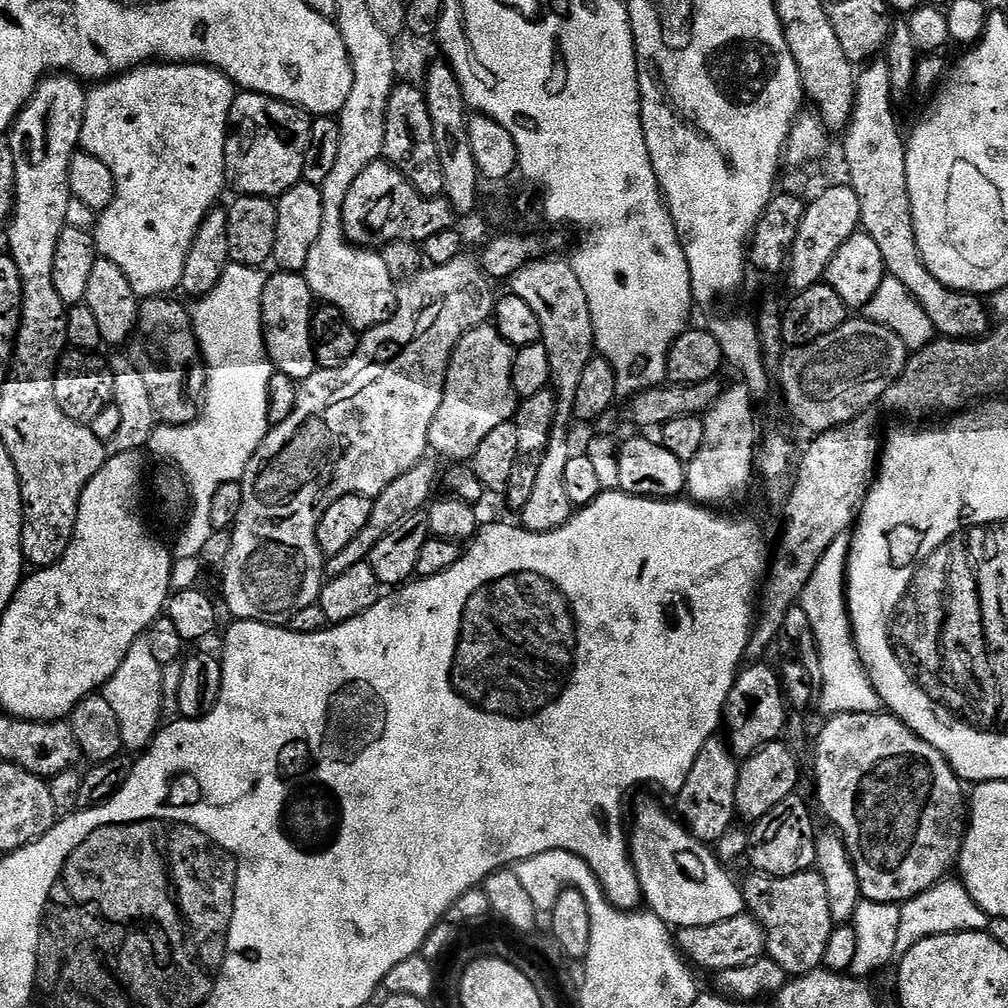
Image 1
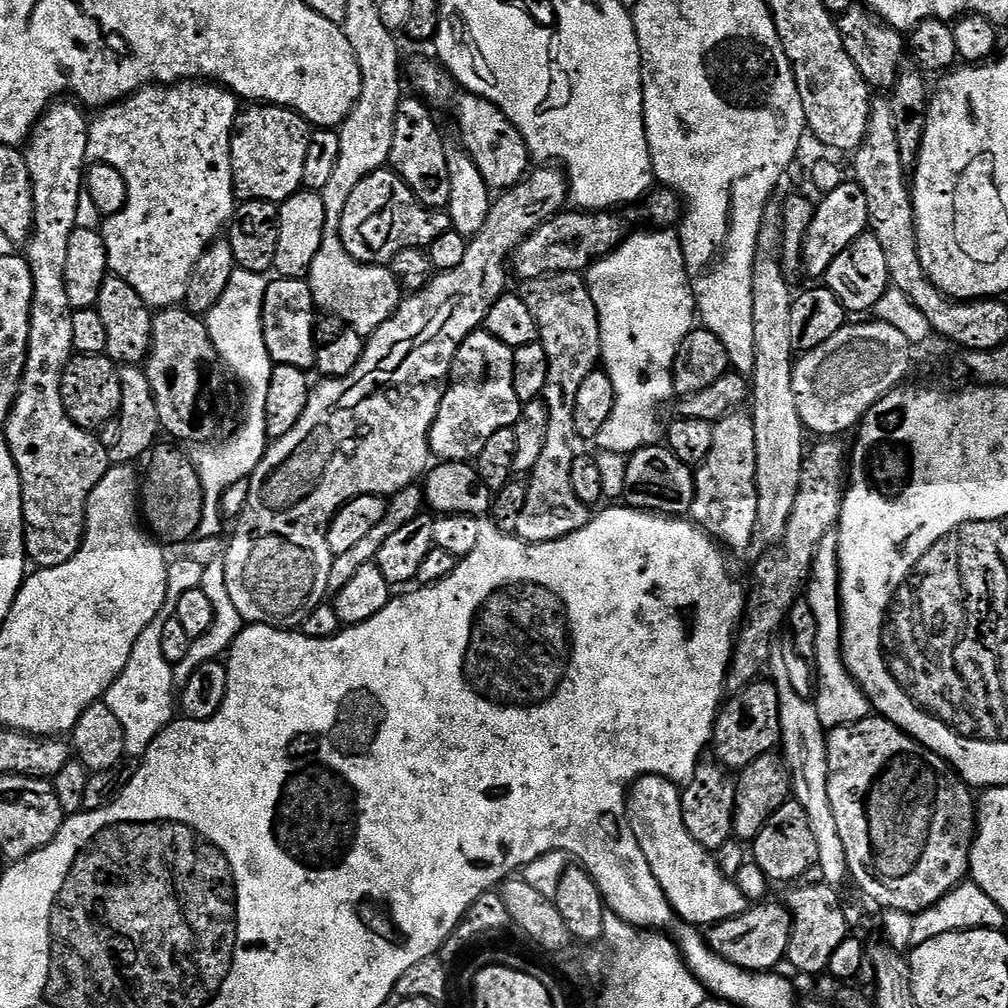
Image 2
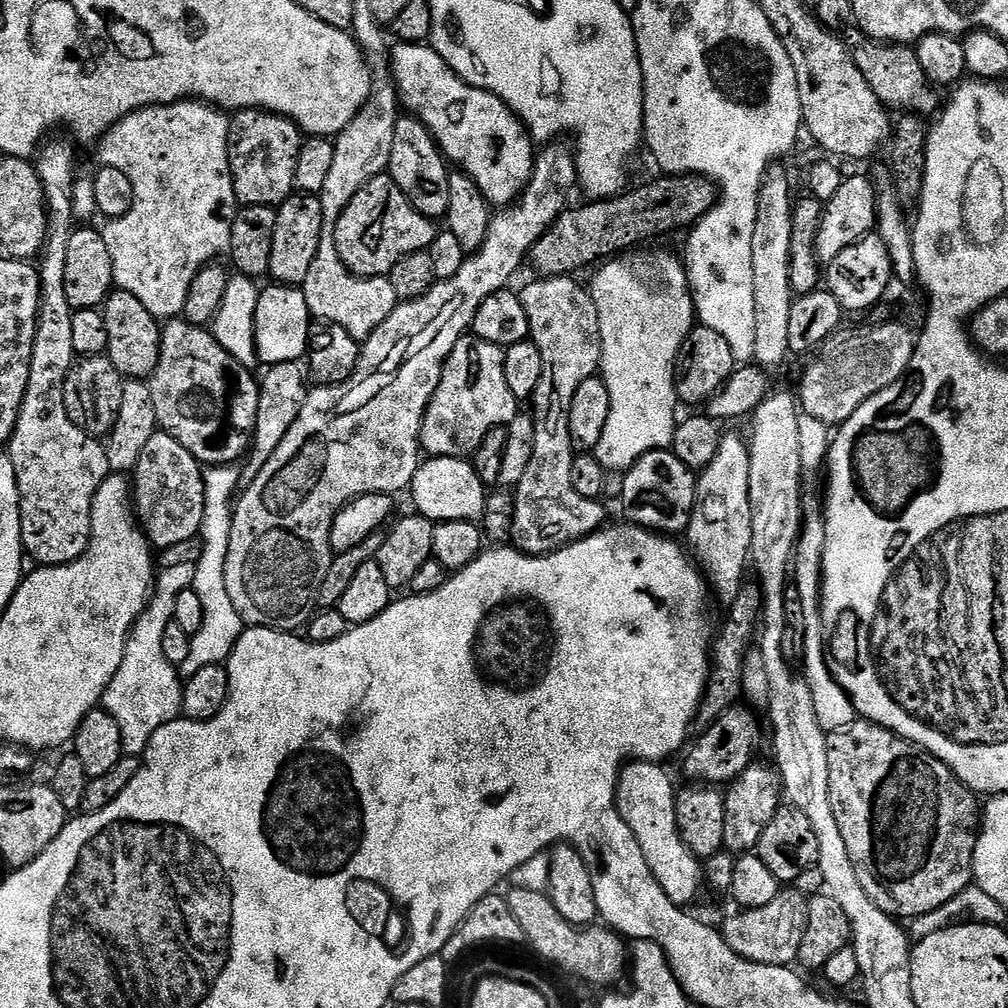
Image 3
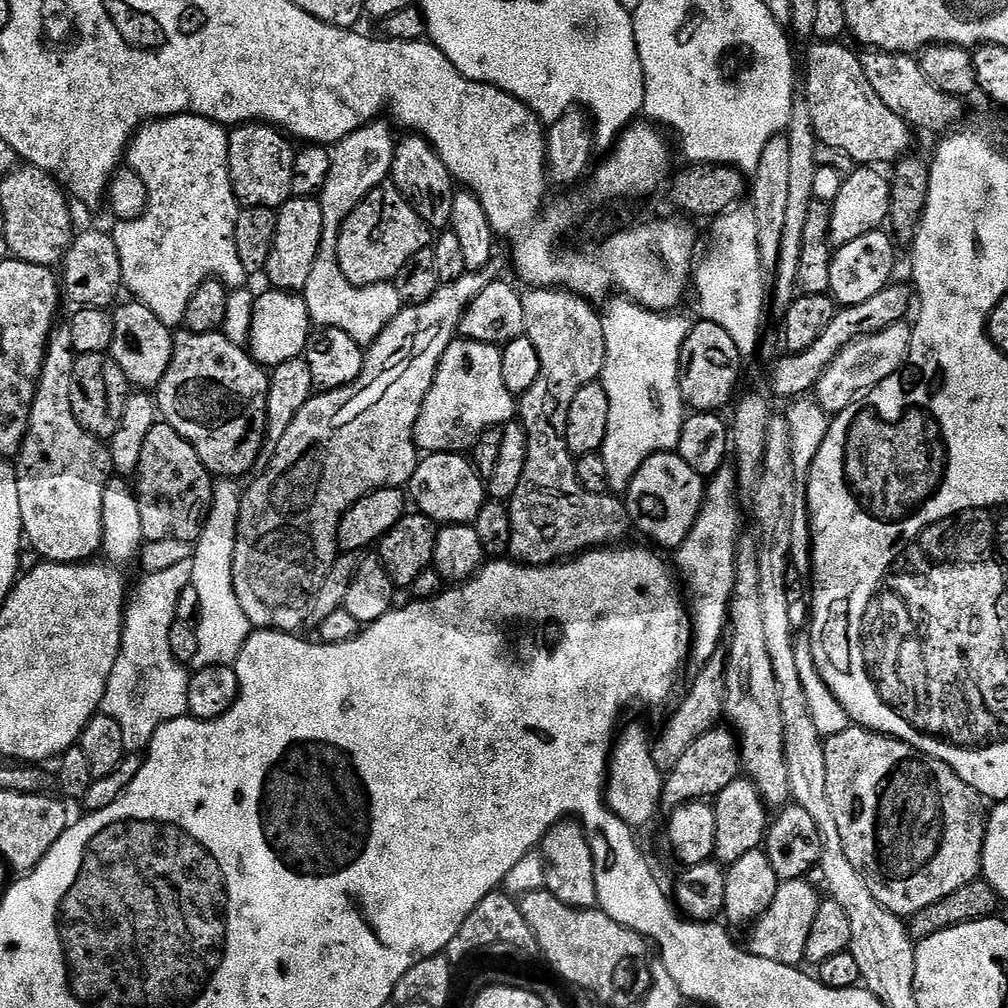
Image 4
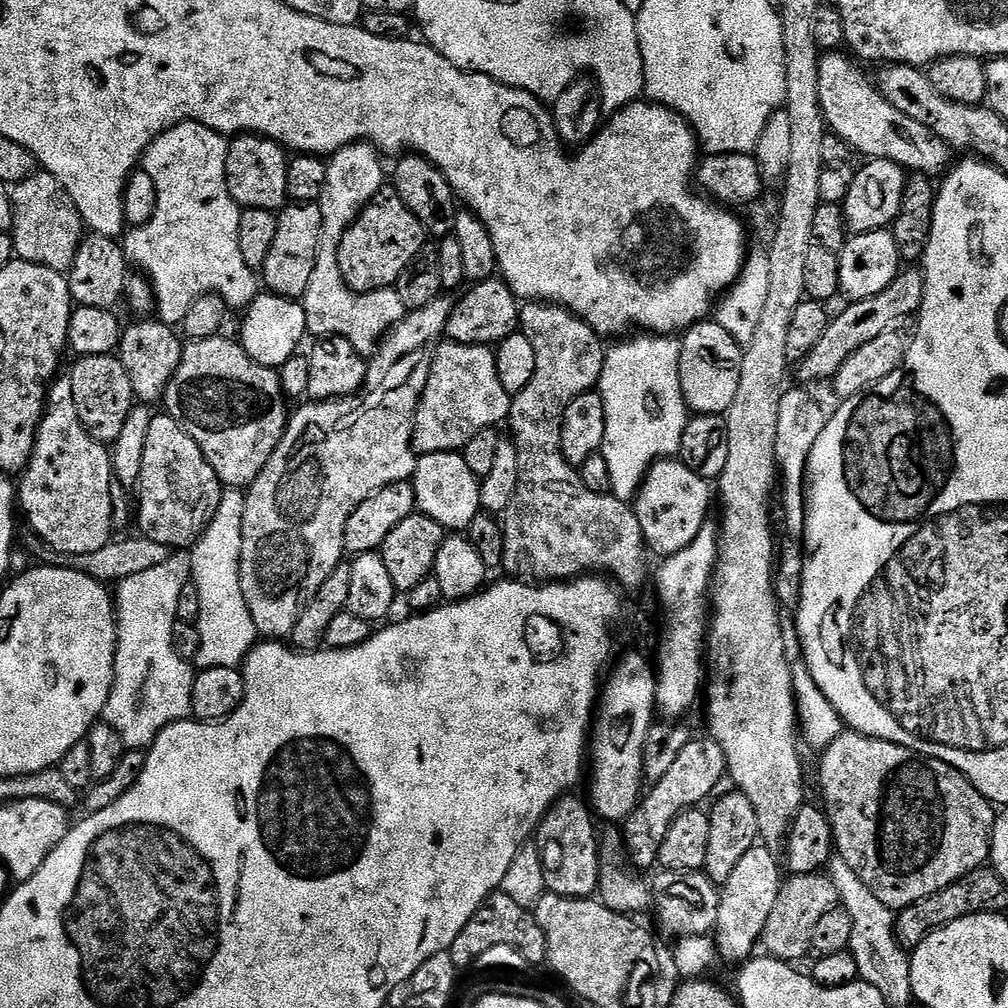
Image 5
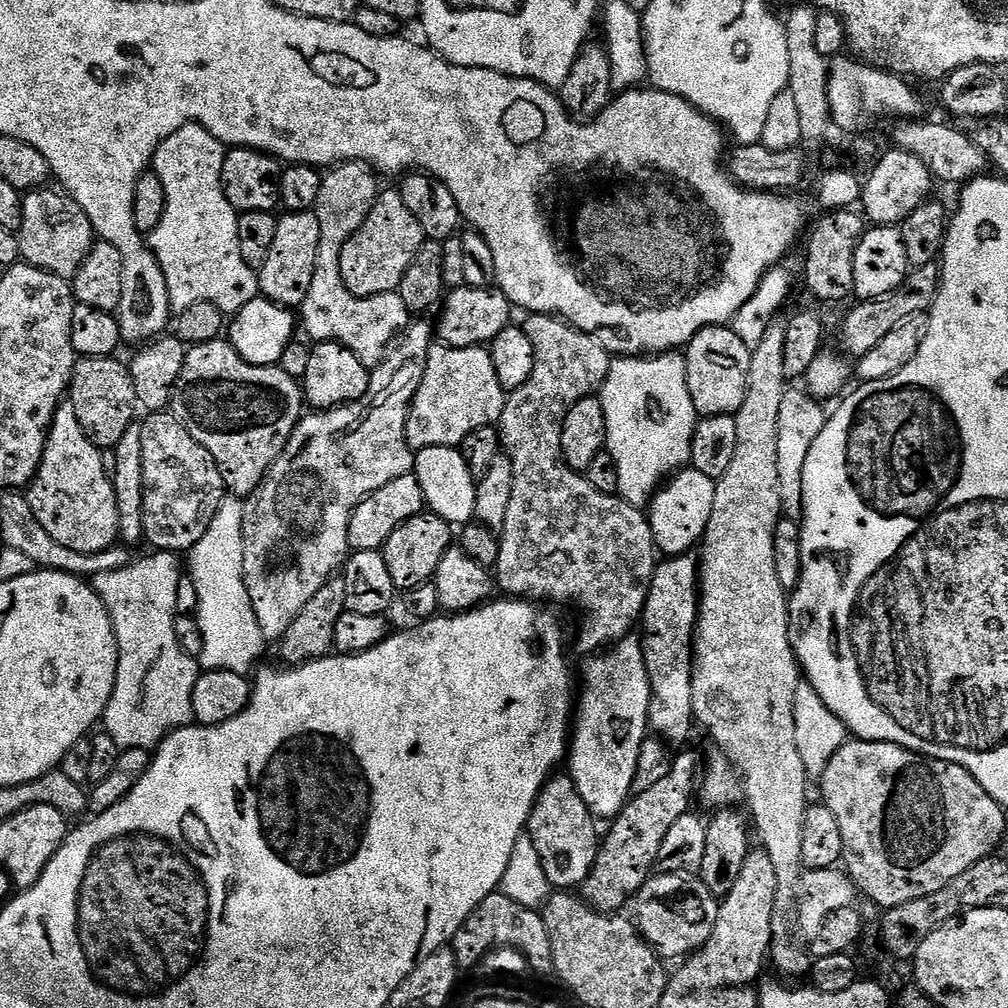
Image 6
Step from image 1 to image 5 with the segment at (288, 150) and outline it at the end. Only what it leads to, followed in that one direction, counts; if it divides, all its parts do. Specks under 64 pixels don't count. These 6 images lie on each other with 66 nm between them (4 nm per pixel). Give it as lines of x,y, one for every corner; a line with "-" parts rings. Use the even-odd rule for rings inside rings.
241,134
235,137
226,154
226,186
230,190
230,198
234,198
241,209
257,208
279,213
289,203
286,190
289,159
283,144
267,140
264,136

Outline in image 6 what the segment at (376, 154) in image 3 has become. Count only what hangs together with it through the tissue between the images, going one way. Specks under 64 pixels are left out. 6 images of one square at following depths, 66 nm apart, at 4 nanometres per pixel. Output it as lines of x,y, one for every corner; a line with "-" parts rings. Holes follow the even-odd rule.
349,162
329,167
323,173
322,190
318,190
318,202
314,209
320,227
318,262
314,270
314,282
310,282
310,294
302,306
302,328
308,331
312,342
333,340
346,346
369,370
379,369
394,341
407,329
410,313
406,302
396,292
381,296
355,296
346,290
340,277
340,251
342,246
366,222
366,214
374,206
378,195
377,173
366,164

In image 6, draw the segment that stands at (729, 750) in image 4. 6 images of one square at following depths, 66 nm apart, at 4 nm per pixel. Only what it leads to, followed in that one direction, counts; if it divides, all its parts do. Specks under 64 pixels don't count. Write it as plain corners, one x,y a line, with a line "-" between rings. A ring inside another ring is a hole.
684,750
673,759
670,774
662,778
650,790
635,793
624,805
620,815
611,821
608,837
603,837
600,852
592,867
591,874
582,885
583,899
598,912
616,914
631,896
635,897
653,875
658,850
670,826
678,818
689,815
692,795
698,792
698,772
700,756
696,752

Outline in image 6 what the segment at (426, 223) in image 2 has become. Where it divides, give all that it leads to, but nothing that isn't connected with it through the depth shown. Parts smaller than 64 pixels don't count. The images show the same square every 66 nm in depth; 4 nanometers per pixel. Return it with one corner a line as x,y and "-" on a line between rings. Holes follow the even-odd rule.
381,191
377,195
366,222
342,246
340,251
340,277
355,296
381,296
396,292
402,282
402,274
414,262
414,254
424,245
426,237
418,218
410,214
406,202
402,202
399,191

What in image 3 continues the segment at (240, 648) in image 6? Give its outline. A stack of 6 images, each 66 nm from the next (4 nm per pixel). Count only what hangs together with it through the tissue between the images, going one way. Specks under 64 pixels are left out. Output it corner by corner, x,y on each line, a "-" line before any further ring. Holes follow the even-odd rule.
212,466
204,473
206,510
199,535
204,542
204,549
202,558
196,563
196,573
191,587
202,602
202,626
197,633
191,635
192,645
186,662
178,665
178,671
184,678
197,674
203,667
223,665
246,627
238,610
234,610
234,602
230,602
230,594
226,591
226,554
230,546
234,497
238,492
236,488
239,474
240,468
236,466

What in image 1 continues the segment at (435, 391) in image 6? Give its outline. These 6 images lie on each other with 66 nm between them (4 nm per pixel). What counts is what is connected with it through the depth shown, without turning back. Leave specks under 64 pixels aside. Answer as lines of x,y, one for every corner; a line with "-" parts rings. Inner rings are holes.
488,322
470,329
456,344
444,379
442,406
438,406
438,414
434,414
428,435
428,447
437,452
437,457
471,461
478,446
482,446
482,438
515,417
518,397
512,388
513,355
514,348

